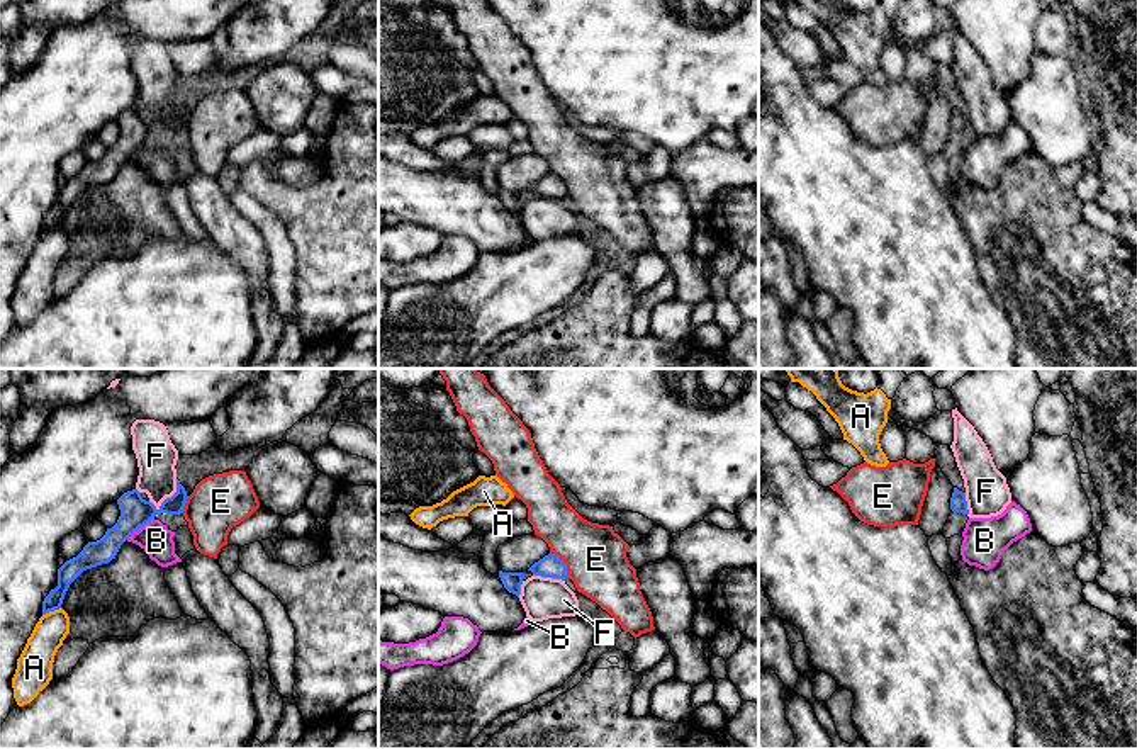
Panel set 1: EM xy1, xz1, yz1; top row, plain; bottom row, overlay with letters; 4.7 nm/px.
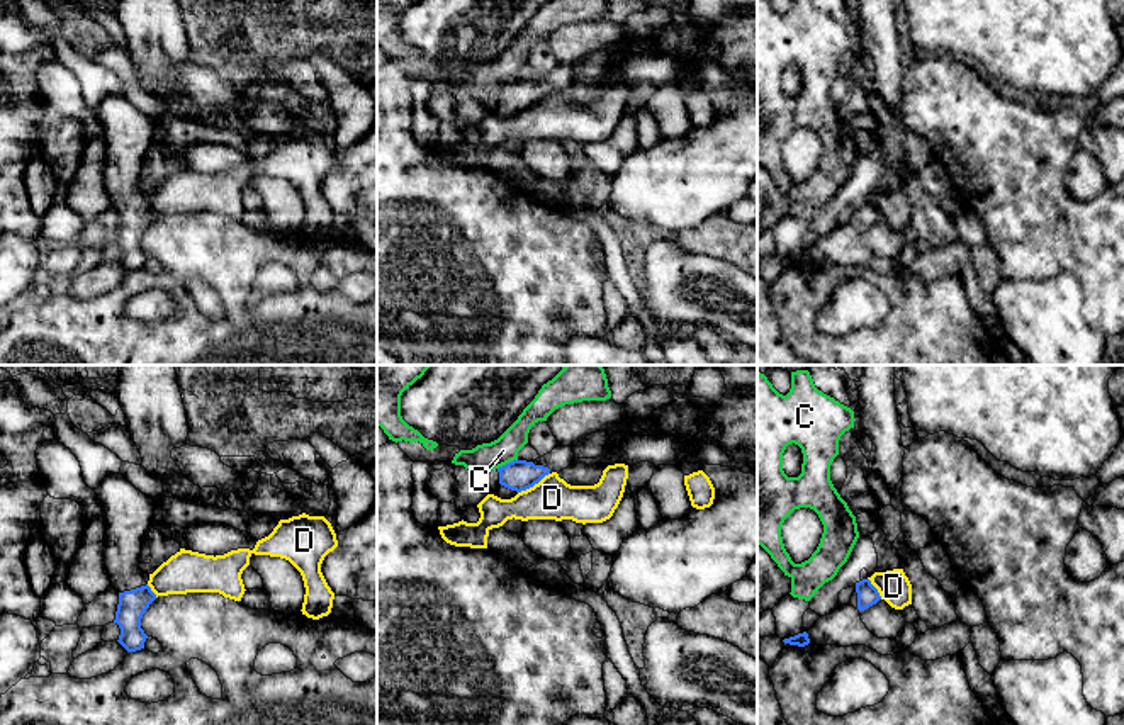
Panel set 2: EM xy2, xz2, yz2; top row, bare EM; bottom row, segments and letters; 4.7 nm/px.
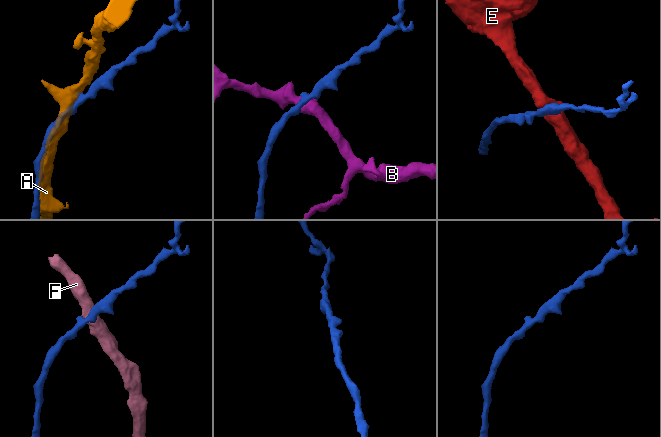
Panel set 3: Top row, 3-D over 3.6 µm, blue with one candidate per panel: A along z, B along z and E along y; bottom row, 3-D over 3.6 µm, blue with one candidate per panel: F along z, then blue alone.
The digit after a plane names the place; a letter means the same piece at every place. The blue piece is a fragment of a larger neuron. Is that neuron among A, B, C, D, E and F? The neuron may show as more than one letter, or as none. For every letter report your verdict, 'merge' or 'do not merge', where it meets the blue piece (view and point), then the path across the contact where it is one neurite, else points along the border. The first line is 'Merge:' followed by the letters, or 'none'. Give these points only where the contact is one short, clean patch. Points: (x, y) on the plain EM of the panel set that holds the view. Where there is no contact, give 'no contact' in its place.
Merge: none
A: do not merge; meets blue in xy1 at (51, 230)
B: do not merge; meets blue in xy1 at (140, 146); border along xy1 (153, 136), (126, 158)
C: do not merge; meets blue in xz2 at (506, 84)
D: do not merge; meets blue in xz2 at (533, 104); border along xz2 (549, 92), (518, 112)
E: do not merge; meets blue in xz1 at (564, 184); border along xz1 (550, 170), (564, 182), (567, 197)
F: do not merge; meets blue in xy1 at (172, 116); border along xy1 (177, 99), (177, 109), (156, 129)

